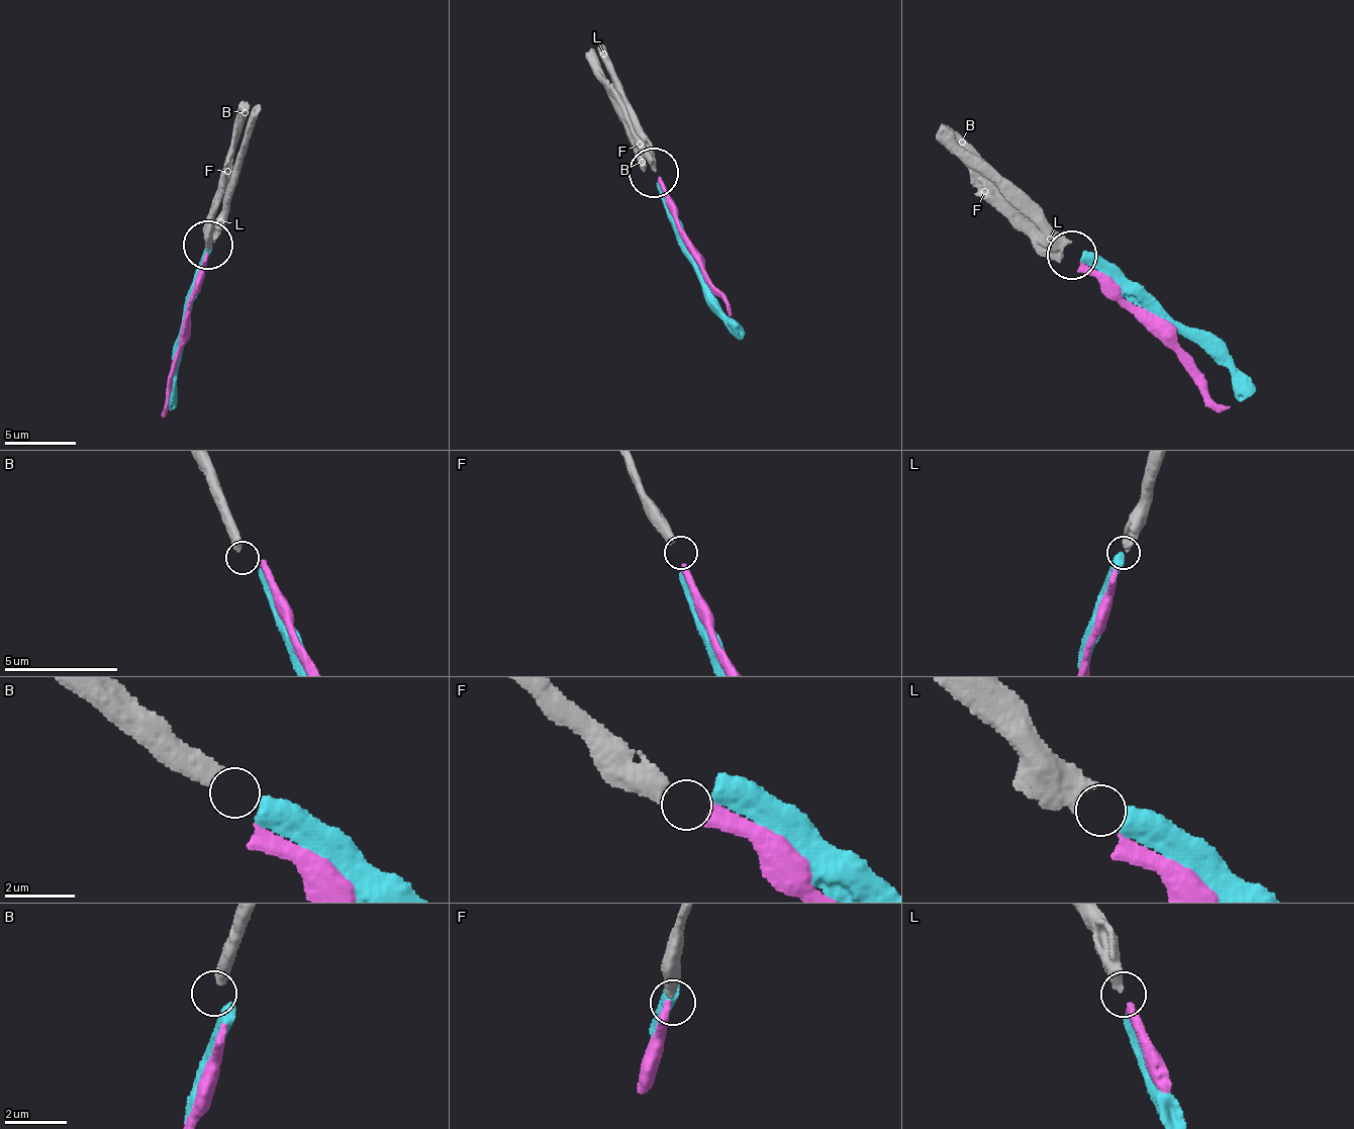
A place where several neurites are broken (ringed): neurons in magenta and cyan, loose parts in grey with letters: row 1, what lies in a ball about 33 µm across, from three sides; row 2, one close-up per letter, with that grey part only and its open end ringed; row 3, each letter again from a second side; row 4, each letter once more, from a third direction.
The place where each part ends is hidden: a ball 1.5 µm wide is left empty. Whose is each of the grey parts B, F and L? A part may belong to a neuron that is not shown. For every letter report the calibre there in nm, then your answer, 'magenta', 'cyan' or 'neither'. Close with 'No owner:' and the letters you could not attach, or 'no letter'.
B: 500 nm | neither
F: 500 nm | magenta
L: 480 nm | cyan
No owner: B

